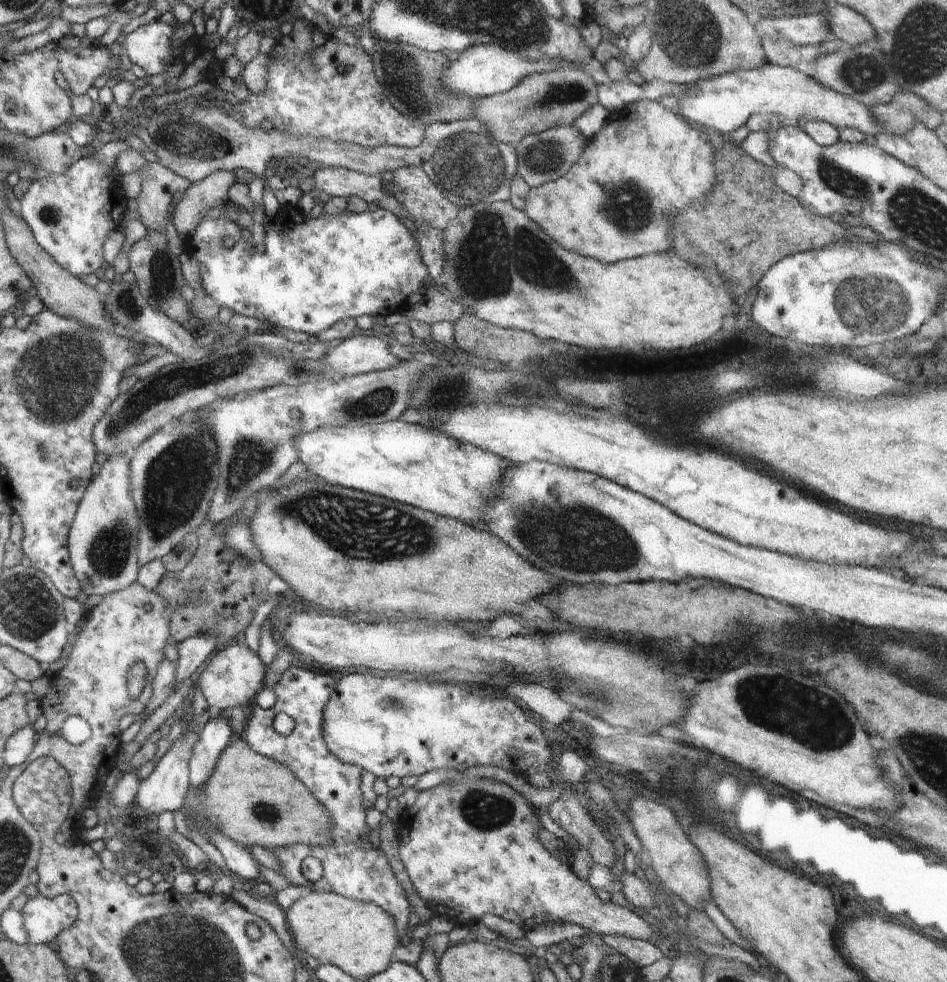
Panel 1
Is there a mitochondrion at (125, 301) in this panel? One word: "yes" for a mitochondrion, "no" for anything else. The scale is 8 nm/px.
yes

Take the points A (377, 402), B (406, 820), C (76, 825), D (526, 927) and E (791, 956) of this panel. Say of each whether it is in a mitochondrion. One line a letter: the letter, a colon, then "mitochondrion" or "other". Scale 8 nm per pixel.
A: mitochondrion
B: other
C: other
D: other
E: other

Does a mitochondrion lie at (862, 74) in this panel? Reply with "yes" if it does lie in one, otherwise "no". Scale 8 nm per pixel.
yes

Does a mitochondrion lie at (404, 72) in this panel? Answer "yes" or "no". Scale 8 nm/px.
yes

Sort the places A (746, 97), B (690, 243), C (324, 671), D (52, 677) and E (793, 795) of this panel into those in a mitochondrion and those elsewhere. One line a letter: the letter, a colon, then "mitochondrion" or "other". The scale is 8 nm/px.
A: other
B: mitochondrion
C: other
D: other
E: other

